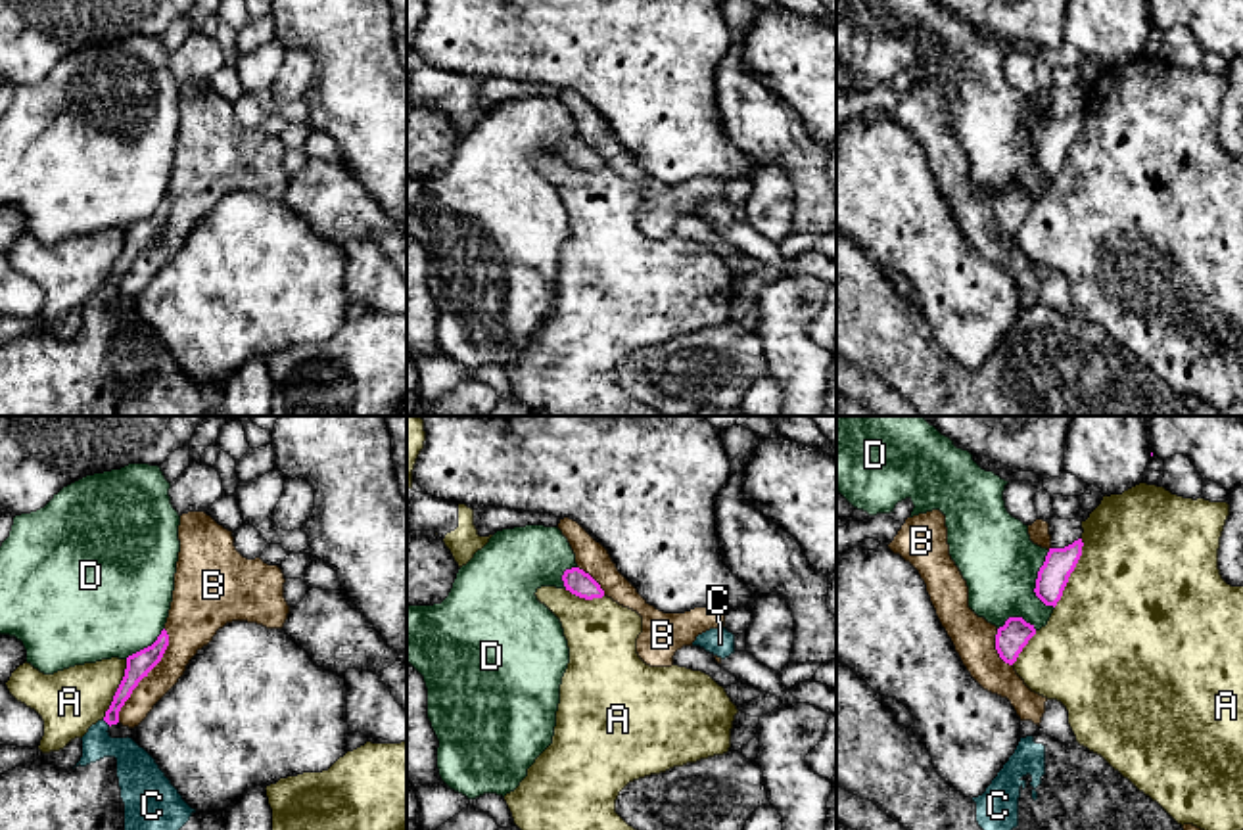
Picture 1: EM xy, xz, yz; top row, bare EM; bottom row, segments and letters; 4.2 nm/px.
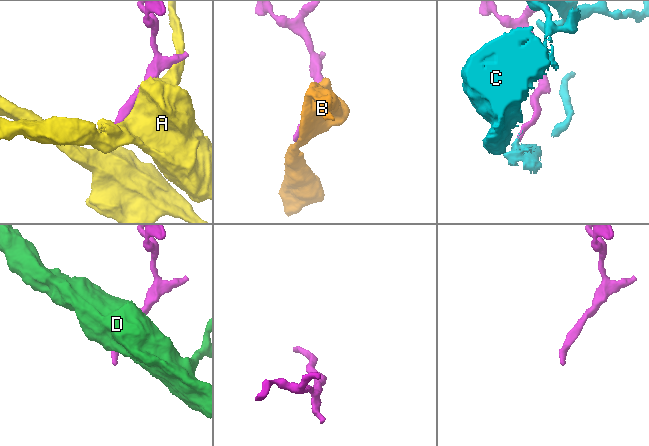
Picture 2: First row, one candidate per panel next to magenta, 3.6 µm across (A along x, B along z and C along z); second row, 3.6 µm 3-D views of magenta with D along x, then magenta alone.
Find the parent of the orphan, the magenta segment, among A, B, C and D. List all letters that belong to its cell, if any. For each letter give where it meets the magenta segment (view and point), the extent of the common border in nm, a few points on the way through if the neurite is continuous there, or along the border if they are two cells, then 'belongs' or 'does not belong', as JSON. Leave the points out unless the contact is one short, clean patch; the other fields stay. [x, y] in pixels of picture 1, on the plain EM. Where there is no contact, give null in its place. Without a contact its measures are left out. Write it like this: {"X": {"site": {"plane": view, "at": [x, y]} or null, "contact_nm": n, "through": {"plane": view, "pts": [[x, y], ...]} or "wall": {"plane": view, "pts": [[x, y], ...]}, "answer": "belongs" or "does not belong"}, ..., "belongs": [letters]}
{"A": {"site": {"plane": "yz", "at": [1071, 142]}, "contact_nm": 320, "answer": "does not belong"}, "B": {"site": {"plane": "xy", "at": [146, 246]}, "contact_nm": 440, "answer": "does not belong"}, "C": {"site": {"plane": "xy", "at": [106, 292]}, "contact_nm": 50, "through": {"plane": "xy", "pts": [[135, 242], [106, 292], [104, 307], [137, 342]]}, "answer": "belongs"}, "D": {"site": {"plane": "yz", "at": [1036, 152]}, "contact_nm": 240, "answer": "does not belong"}, "belongs": ["C"]}

